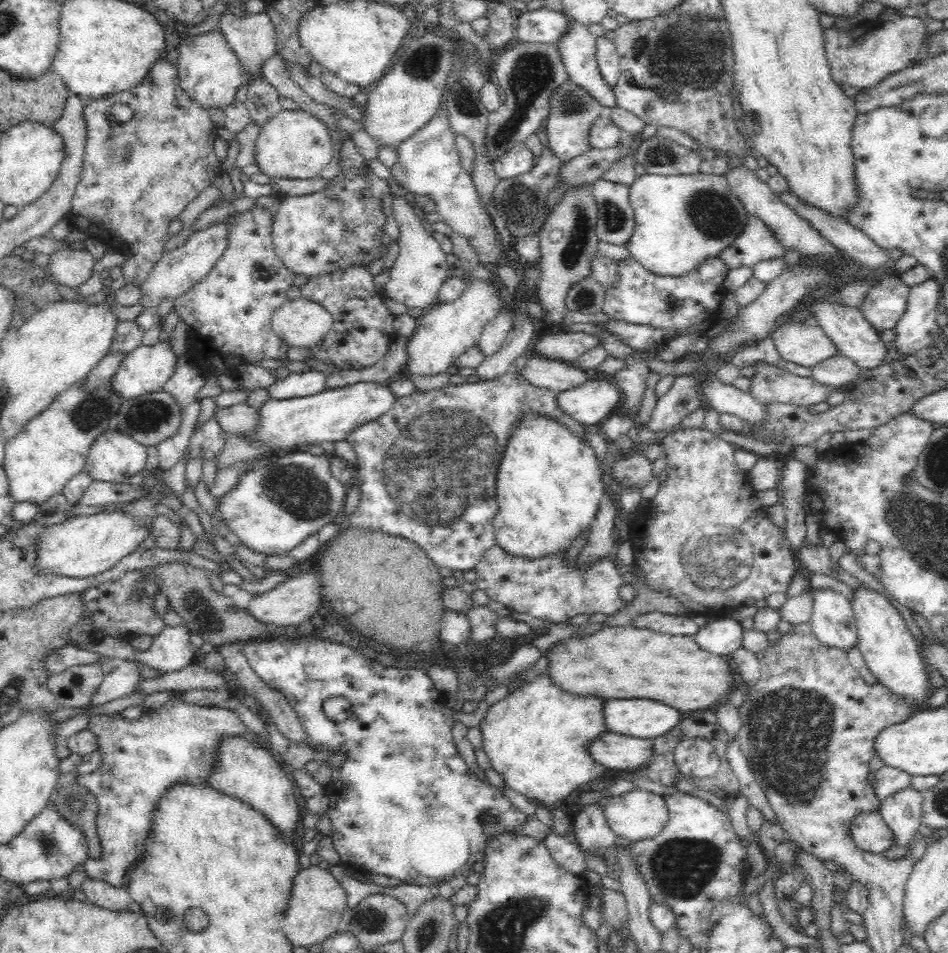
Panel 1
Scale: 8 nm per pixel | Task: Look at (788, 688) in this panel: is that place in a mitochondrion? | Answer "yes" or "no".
yes

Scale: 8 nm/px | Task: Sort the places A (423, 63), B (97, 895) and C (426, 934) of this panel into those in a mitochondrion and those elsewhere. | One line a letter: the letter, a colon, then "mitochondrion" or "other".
A: mitochondrion
B: other
C: mitochondrion

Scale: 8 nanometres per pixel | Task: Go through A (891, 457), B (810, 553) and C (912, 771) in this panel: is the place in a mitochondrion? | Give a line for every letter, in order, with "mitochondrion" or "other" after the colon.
A: other
B: other
C: other

